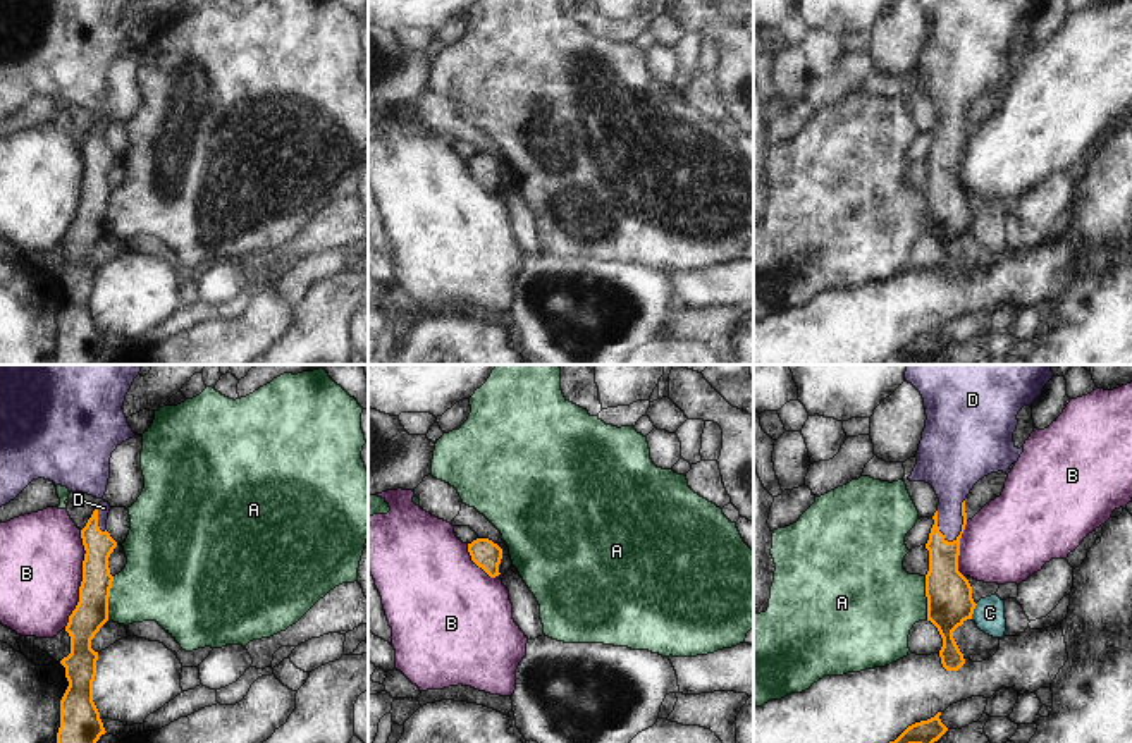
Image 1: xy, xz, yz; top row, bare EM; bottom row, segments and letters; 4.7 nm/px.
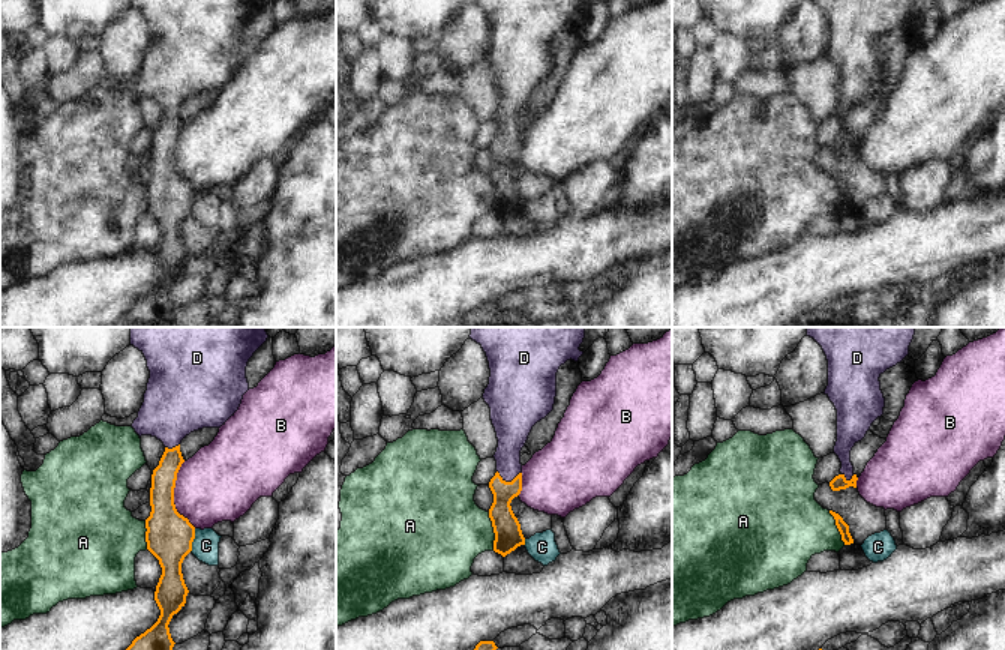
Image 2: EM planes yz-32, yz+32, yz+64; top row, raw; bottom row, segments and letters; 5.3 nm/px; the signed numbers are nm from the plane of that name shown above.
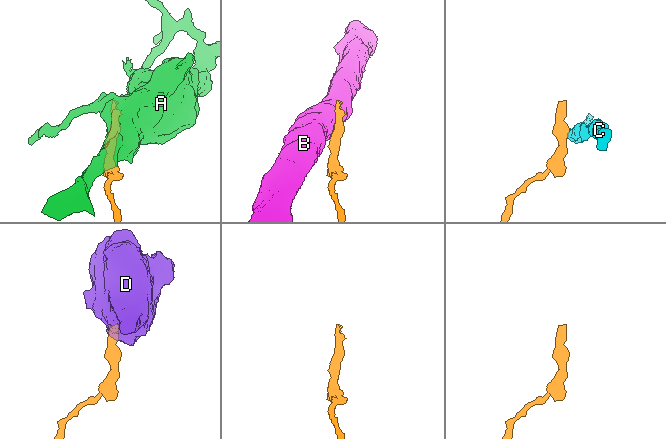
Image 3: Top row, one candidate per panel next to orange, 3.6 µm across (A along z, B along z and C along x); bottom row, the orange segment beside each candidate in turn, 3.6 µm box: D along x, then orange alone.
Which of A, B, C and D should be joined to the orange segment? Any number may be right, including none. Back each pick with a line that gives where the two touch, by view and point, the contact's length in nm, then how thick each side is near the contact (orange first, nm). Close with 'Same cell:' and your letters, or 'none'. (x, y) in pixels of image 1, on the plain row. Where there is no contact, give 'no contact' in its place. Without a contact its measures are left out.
D: contact yz (964, 136); length 220 nm; calibres 140 and 240 nm
Same cell: D

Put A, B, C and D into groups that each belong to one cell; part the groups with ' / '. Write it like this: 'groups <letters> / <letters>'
groups A / B / C / D

